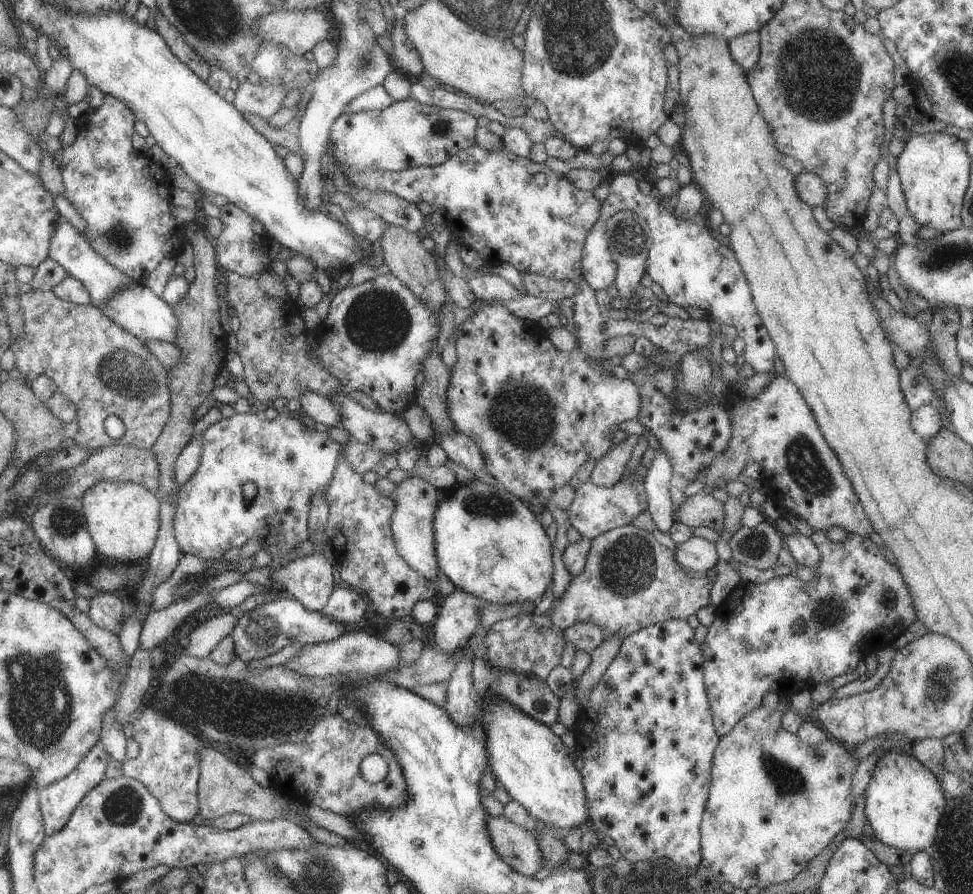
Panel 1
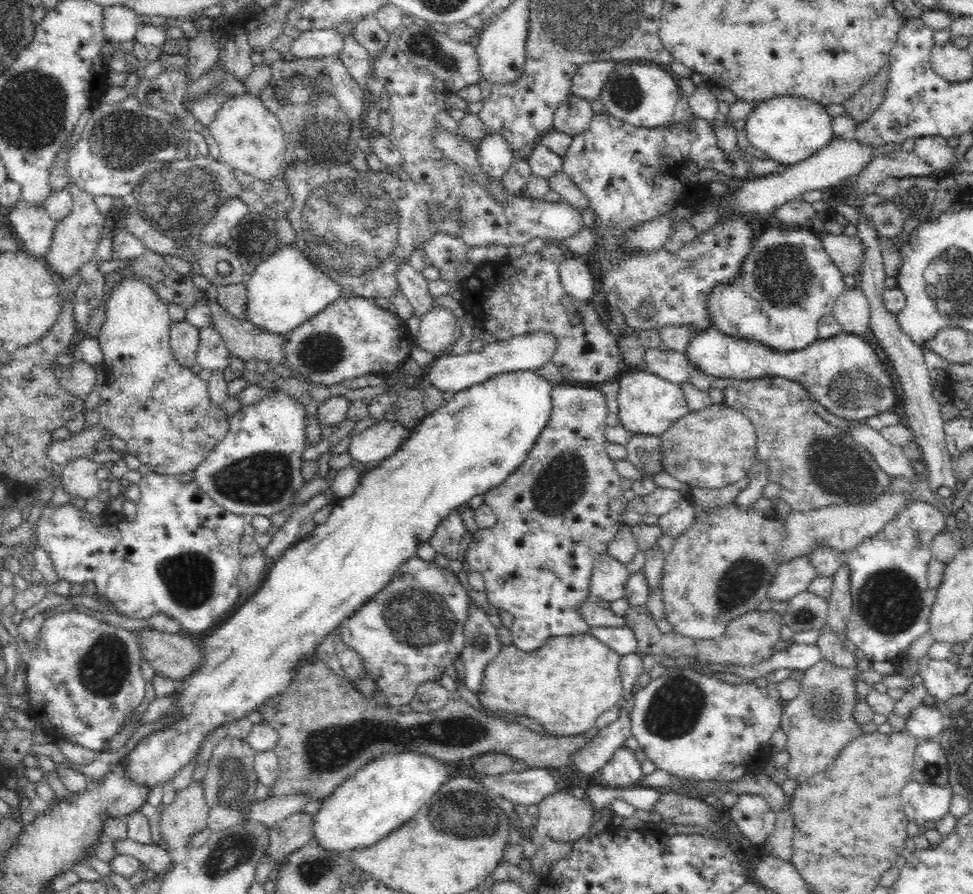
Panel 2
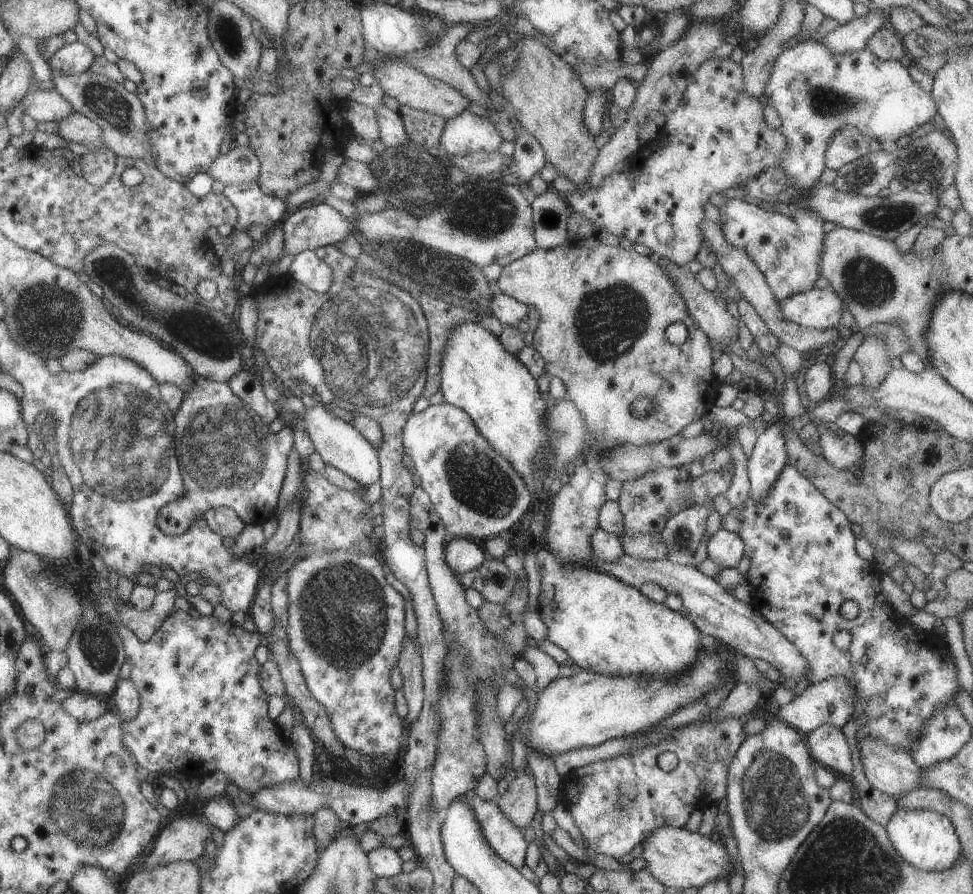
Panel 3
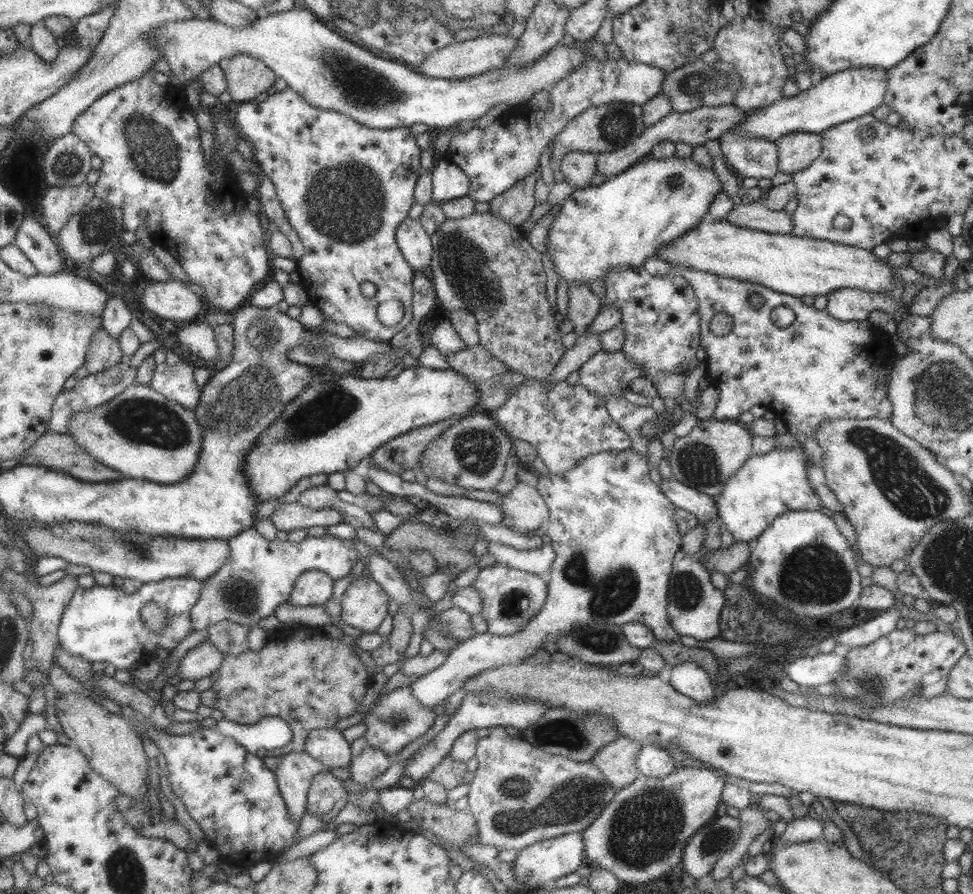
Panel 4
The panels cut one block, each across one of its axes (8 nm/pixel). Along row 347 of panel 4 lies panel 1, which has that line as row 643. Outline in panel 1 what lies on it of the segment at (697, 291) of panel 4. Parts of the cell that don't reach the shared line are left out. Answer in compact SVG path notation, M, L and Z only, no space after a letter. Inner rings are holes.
M815 530L810 537L810 540L817 546L820 553L820 562L816 567L812 582L804 584L794 574L776 577L759 585L741 582L738 587L731 590L730 594L727 594L727 597L723 600L723 605L716 610L715 620L707 628L707 636L704 642L700 644L700 650L703 658L703 683L709 702L710 714L712 715L712 724L718 737L728 734L744 715L759 707L761 700L763 700L766 694L775 692L777 695L783 697L791 696L803 689L810 692L820 682L826 683L836 676L853 671L857 663L861 662L866 655L891 645L910 625L916 625L917 621L914 616L910 594L907 592L905 582L903 582L901 574L891 556L885 550L873 544L869 537L862 538L857 534L846 532L845 540L841 540L841 542L835 544L825 538L826 531ZM797 620L801 620L806 626L802 634L793 633L793 622Z

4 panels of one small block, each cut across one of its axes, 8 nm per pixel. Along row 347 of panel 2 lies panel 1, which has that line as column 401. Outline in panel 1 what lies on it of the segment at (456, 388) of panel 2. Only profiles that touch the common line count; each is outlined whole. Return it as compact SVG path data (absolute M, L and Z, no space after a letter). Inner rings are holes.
M412 477L396 485L391 494L395 509L391 516L391 531L394 546L402 560L423 579L434 584L440 569L435 557L433 541L434 513L439 503L440 493L423 478Z

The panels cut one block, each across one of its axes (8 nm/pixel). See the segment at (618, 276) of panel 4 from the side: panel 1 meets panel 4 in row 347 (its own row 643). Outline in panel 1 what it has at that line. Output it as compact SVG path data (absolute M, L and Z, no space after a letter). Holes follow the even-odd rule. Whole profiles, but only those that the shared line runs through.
M668 619L629 634L622 638L622 644L612 662L603 675L596 681L593 689L586 695L580 706L579 715L573 735L575 738L575 754L583 761L580 776L586 795L590 827L602 837L608 836L616 846L620 856L629 863L654 862L666 859L678 868L695 869L701 863L700 823L711 783L712 759L719 737L715 733L710 714L709 702L703 683L703 658L700 645L695 641L694 630L689 628L685 619Z

